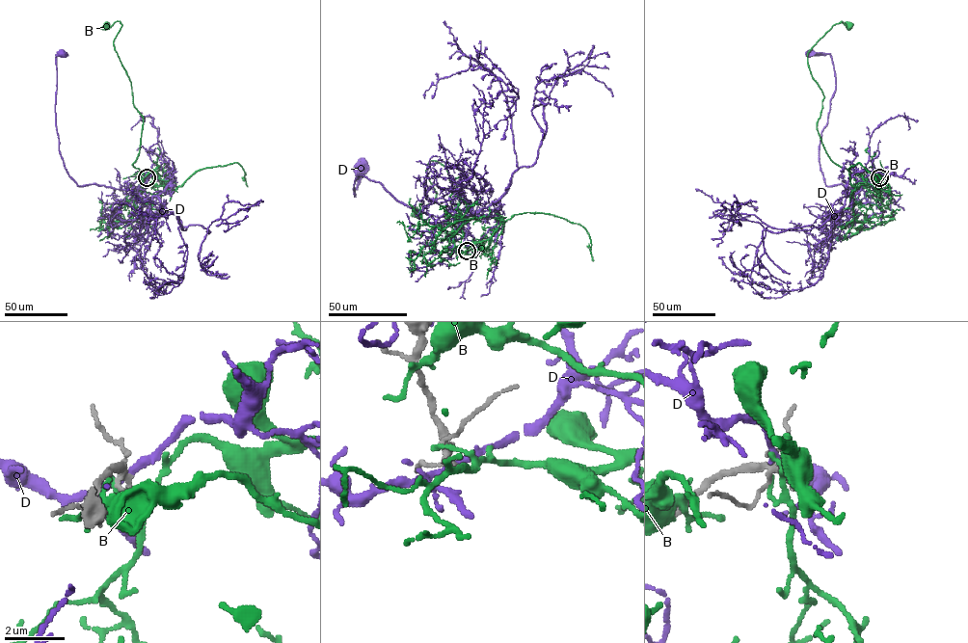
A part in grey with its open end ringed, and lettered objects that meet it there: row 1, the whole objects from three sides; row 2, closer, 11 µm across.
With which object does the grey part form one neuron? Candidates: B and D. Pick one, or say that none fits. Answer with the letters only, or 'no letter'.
no letter

